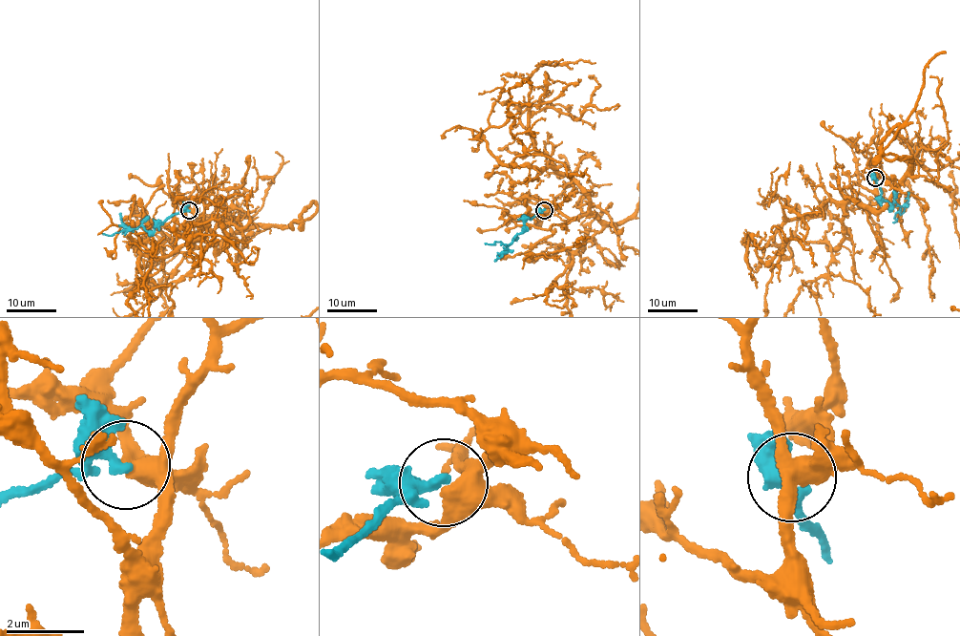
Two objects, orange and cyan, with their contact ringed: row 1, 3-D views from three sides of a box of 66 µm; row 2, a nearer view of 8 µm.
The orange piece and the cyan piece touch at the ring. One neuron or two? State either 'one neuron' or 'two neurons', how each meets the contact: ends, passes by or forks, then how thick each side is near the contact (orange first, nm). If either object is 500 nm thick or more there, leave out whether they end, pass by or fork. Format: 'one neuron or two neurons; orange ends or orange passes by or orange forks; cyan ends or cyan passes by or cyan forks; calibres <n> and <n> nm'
two neurons; orange forks; cyan passes by; calibres 320 and 240 nm

